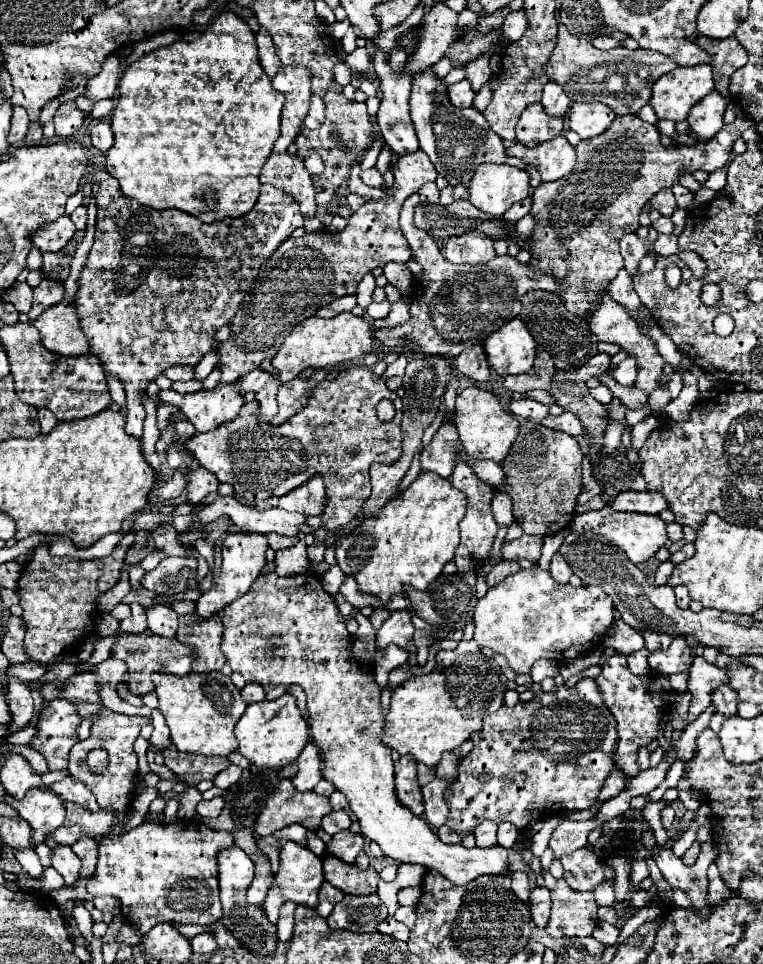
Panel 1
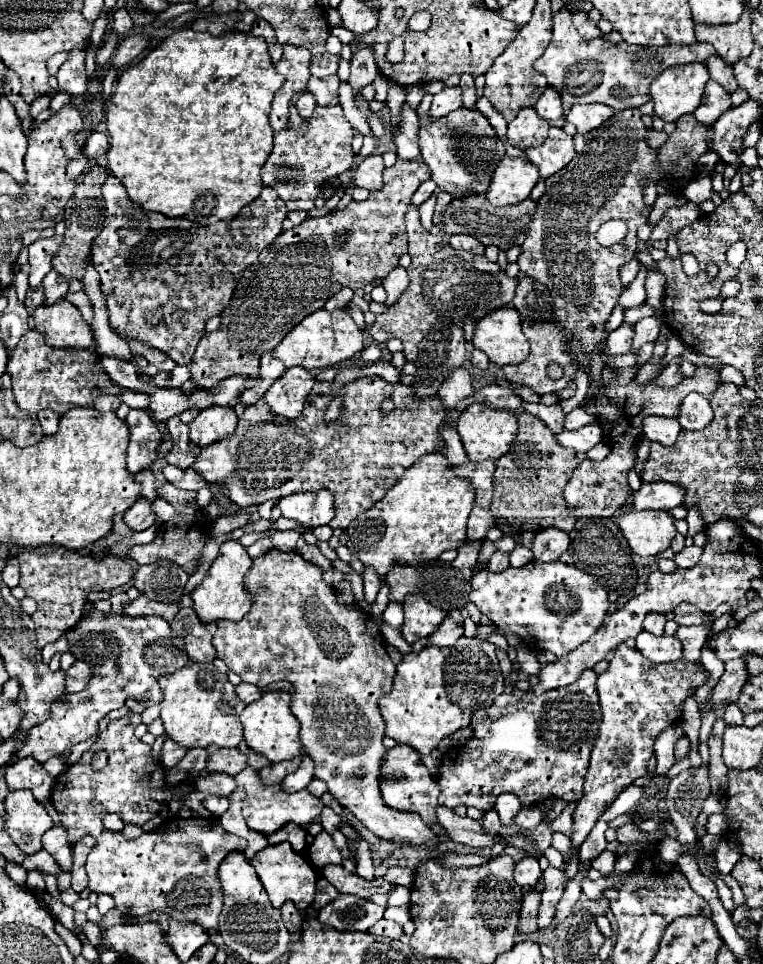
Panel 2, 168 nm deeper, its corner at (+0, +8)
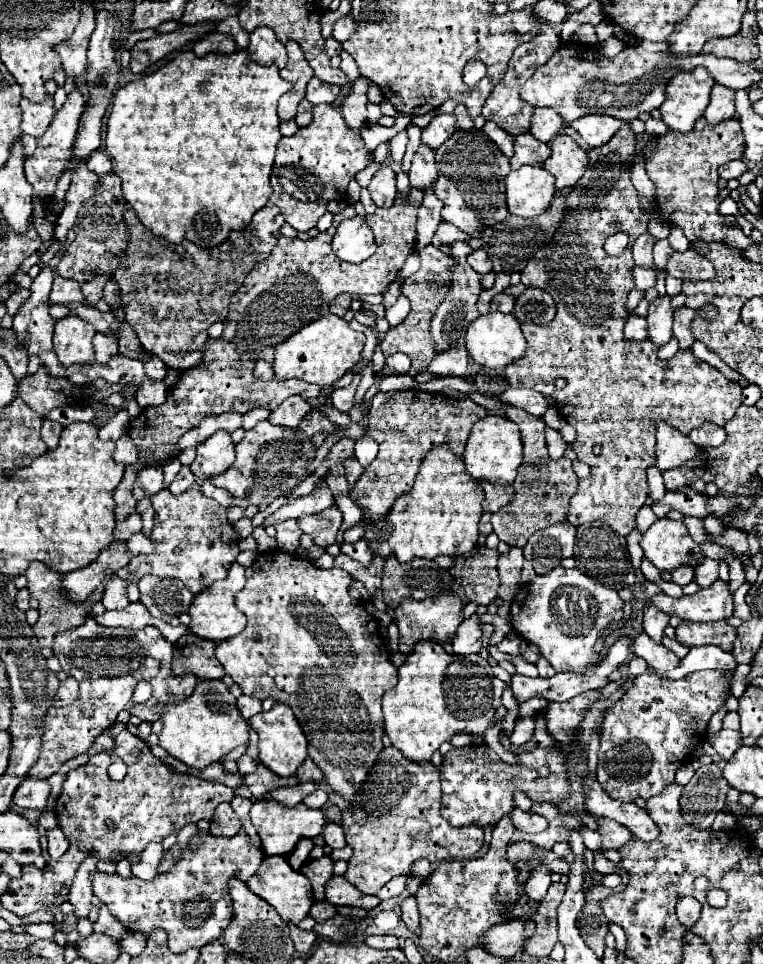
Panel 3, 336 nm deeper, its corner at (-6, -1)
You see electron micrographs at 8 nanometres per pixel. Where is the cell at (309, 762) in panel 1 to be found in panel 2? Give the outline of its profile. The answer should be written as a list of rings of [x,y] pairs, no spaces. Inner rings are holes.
[[[303,756],[301,766],[293,774],[285,776],[285,780],[281,782],[281,788],[287,792],[299,792],[299,790],[307,788],[307,784],[311,780],[313,780],[313,762],[309,756]]]

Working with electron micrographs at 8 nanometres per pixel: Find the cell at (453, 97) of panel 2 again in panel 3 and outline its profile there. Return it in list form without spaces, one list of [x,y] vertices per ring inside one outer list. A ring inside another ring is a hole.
[[[441,113],[431,119],[431,123],[423,129],[421,141],[429,147],[439,147],[443,141],[447,141],[455,133],[455,113]]]

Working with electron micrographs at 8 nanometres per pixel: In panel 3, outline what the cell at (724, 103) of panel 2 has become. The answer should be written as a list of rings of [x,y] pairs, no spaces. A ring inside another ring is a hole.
[[[713,85],[711,89],[711,101],[709,107],[705,109],[705,121],[711,125],[717,125],[725,119],[735,117],[735,101],[733,101],[733,89]]]

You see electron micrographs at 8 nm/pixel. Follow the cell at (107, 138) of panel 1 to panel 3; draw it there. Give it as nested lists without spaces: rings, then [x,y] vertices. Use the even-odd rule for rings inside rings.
[[[97,149],[91,153],[91,157],[87,159],[87,169],[97,173],[97,175],[103,175],[111,169],[111,159],[105,155],[103,149]]]

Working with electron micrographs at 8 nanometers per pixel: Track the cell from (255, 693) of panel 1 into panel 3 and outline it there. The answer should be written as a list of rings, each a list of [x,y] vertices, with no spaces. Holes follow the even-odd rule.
[[[241,695],[241,697],[237,699],[237,707],[239,707],[241,715],[245,715],[245,719],[249,719],[249,717],[257,715],[259,711],[263,711],[263,709],[261,709],[261,701],[255,699],[255,697],[249,697],[249,695]]]

